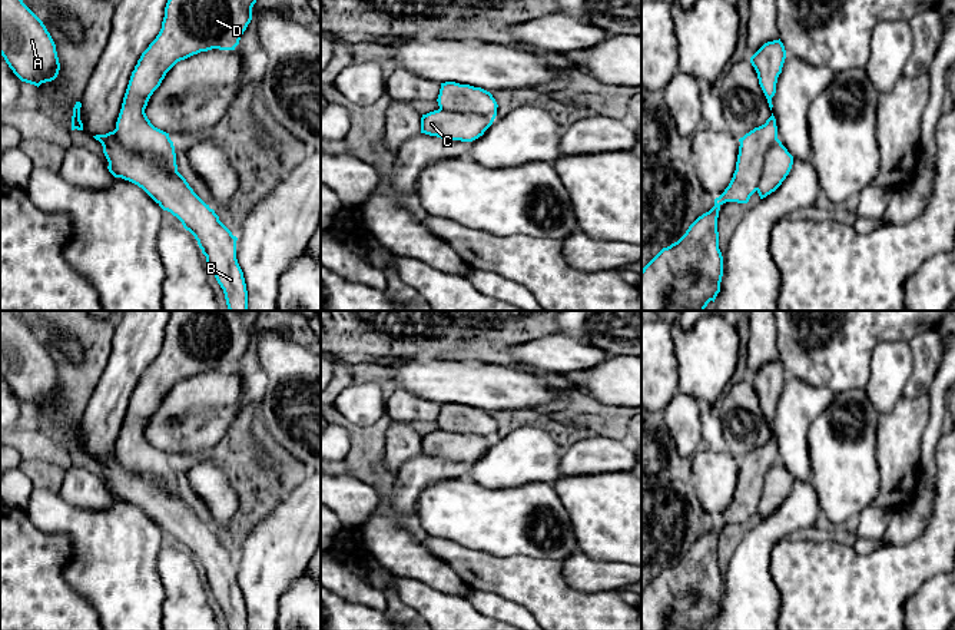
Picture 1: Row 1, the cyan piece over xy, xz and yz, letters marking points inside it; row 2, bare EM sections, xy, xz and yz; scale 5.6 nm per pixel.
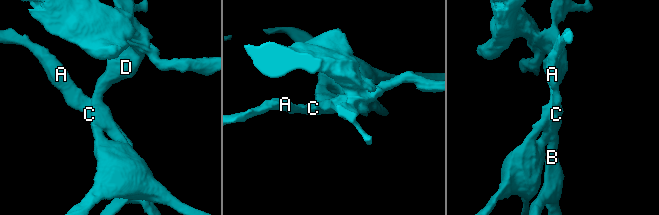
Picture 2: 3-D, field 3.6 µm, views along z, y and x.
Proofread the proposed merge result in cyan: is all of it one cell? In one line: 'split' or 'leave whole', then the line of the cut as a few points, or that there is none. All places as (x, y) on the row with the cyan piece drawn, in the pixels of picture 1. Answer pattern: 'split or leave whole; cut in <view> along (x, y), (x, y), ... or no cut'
leave whole; no cut

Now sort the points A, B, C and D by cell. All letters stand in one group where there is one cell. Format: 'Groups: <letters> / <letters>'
Groups: A B C D

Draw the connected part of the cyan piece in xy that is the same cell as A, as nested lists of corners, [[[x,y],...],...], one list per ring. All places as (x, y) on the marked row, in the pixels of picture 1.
[[[0,0],[0,54],[21,82],[37,87],[60,70],[50,33],[23,0]]]

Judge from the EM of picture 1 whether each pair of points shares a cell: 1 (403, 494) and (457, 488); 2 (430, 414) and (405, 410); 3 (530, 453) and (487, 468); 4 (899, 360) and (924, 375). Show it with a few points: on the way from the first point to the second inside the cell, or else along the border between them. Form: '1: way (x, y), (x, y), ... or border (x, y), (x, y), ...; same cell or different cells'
1: border (450, 477), (427, 484), (414, 503); different cells
2: way (424, 413), (411, 410); same cell
3: way (520, 457), (497, 468); same cell
4: border (909, 342), (912, 375), (902, 395); different cells

